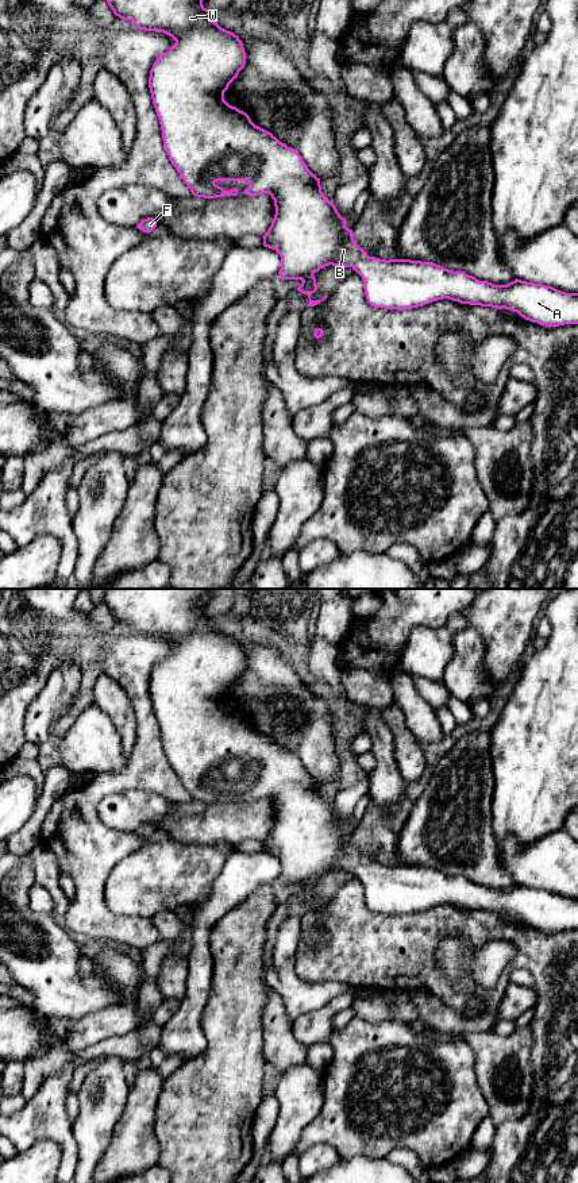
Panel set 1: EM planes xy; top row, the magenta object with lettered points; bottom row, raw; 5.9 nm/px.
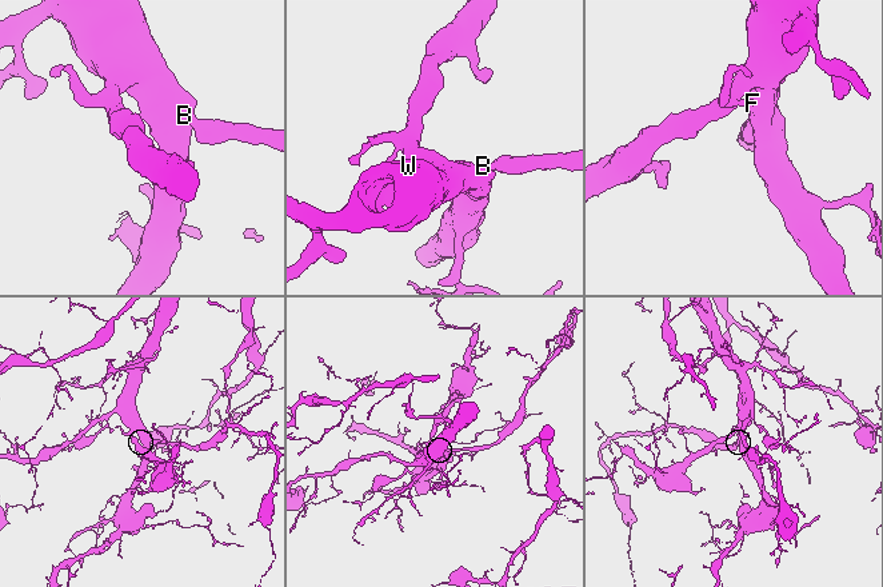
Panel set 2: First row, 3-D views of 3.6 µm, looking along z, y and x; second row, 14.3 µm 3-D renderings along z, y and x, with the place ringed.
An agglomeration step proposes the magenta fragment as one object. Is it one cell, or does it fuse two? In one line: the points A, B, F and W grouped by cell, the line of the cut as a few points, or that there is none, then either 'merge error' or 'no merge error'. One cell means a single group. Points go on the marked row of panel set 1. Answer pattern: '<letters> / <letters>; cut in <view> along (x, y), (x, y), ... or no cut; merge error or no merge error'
A B F W; no cut; no merge error

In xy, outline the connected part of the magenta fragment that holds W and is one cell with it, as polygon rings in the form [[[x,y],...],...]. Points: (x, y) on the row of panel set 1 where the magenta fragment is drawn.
[[[107,0],[107,3],[116,16],[131,20],[136,28],[163,32],[176,41],[169,51],[157,58],[149,77],[153,104],[162,130],[163,149],[193,196],[216,199],[238,194],[238,188],[224,190],[216,184],[217,181],[247,181],[250,186],[244,189],[244,194],[269,193],[271,196],[275,215],[267,232],[262,236],[263,246],[280,254],[278,274],[282,280],[303,281],[297,290],[309,297],[307,307],[315,307],[328,297],[324,296],[321,300],[313,301],[311,294],[317,290],[313,274],[332,265],[351,267],[362,277],[366,300],[374,308],[412,309],[448,298],[461,304],[505,308],[517,312],[525,320],[547,327],[578,324],[578,293],[566,293],[552,286],[517,278],[506,285],[494,285],[479,281],[465,271],[444,269],[434,262],[386,261],[369,257],[354,240],[352,230],[346,227],[346,219],[338,212],[334,200],[330,201],[323,194],[320,178],[308,169],[298,151],[280,142],[271,132],[255,126],[246,112],[224,100],[224,92],[246,65],[246,51],[238,35],[221,28],[211,19],[212,11],[203,5],[203,0]]]

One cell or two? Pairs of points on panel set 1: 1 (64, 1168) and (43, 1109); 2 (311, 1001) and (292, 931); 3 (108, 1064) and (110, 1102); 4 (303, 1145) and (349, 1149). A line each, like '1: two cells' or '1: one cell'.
1: one cell
2: one cell
3: one cell
4: one cell

